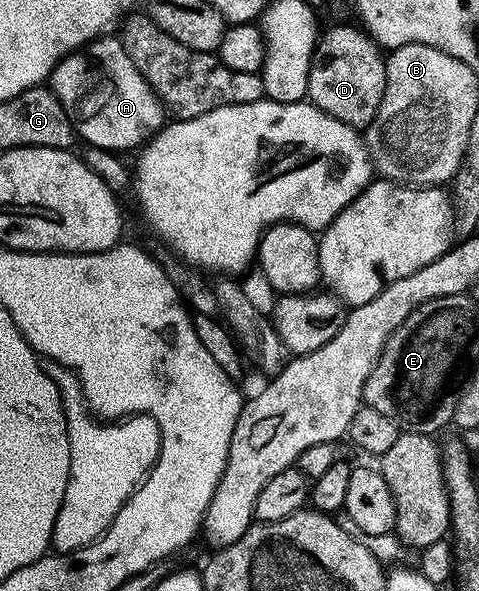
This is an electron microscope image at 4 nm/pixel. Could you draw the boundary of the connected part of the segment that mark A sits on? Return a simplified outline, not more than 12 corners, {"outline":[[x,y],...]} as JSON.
{"outline":[[120,38],[55,65],[51,89],[88,146],[126,153],[163,108]]}

